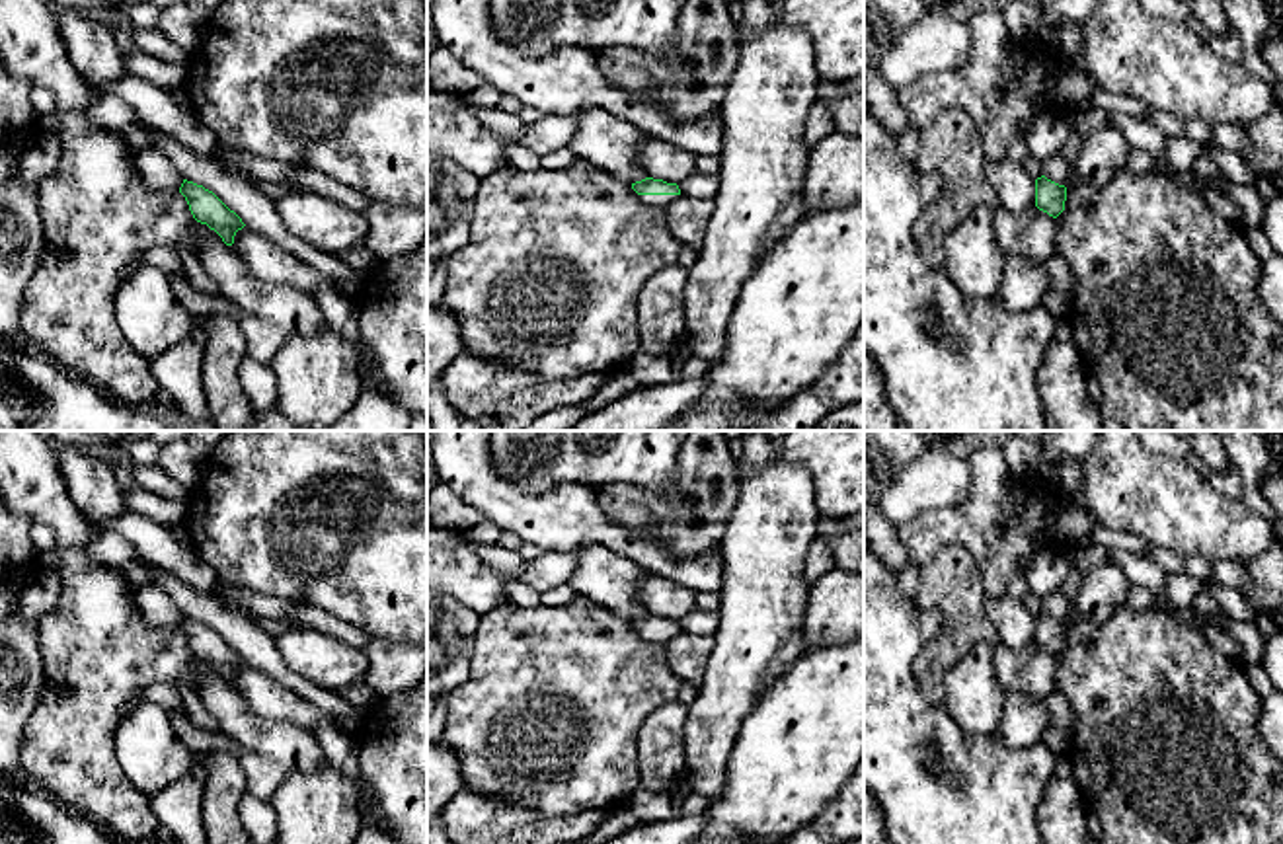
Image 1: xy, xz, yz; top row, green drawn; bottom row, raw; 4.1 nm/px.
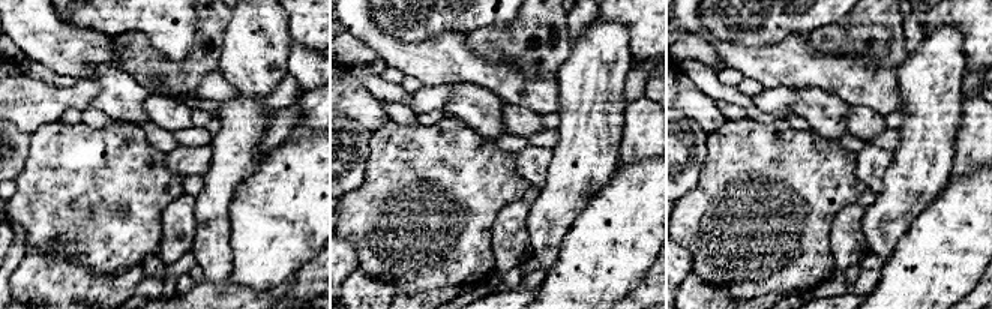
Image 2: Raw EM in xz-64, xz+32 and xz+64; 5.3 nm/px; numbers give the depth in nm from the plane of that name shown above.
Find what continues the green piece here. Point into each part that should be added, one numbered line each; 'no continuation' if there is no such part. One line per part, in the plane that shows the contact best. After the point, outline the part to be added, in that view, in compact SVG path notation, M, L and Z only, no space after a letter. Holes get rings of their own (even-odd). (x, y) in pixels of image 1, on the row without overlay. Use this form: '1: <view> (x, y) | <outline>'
1: xz (661, 638) | M638 632L640 637L651 641L651 643L661 643L665 645L673 637L677 637L680 632Z

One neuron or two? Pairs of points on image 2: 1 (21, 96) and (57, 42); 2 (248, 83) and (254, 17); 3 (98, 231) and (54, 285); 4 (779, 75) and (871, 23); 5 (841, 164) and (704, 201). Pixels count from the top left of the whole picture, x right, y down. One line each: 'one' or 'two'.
1: two
2: one
3: two
4: two
5: one

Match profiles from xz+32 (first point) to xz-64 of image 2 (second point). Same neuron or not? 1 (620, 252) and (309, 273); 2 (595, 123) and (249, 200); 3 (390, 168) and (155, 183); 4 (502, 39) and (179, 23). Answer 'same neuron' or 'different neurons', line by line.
1: different neurons
2: different neurons
3: same neuron
4: different neurons

